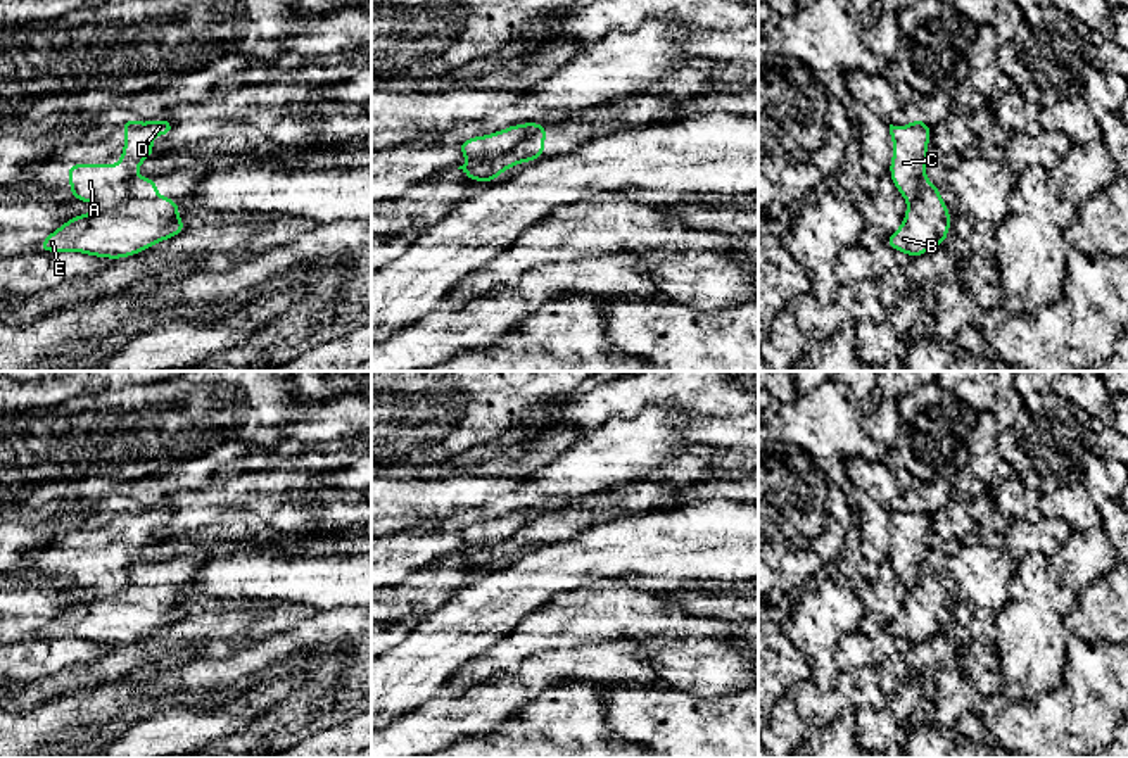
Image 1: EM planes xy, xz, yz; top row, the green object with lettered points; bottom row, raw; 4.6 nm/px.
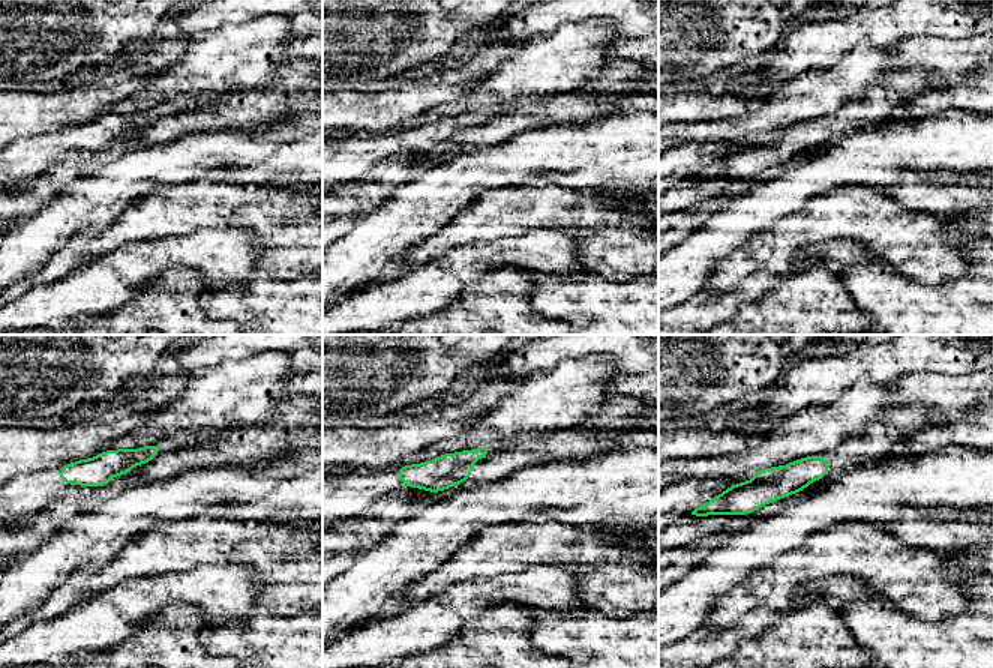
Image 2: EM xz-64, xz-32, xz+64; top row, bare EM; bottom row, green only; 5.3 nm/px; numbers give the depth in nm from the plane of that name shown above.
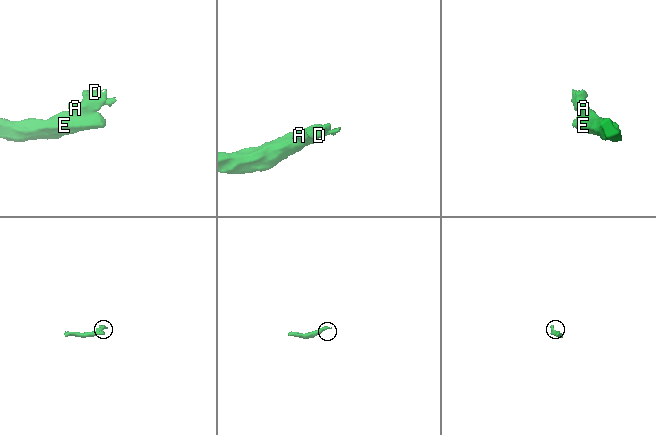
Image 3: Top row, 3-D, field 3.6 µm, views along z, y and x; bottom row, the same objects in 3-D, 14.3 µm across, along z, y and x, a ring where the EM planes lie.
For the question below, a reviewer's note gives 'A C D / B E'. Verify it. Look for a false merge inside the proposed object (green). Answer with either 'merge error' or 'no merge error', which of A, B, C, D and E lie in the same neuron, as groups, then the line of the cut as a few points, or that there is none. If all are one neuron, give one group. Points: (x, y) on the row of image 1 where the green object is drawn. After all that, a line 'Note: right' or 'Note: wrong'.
merge error | A C D / B E | xz (539, 126), (494, 157), (468, 161)
Note: right

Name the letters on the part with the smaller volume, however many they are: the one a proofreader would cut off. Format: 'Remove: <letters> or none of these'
Remove: A, C, D

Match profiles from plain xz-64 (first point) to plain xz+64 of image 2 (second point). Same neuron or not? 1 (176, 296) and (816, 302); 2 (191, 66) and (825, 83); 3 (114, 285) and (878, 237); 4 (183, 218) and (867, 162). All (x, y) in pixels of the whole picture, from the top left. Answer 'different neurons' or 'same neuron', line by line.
1: same neuron
2: same neuron
3: different neurons
4: different neurons

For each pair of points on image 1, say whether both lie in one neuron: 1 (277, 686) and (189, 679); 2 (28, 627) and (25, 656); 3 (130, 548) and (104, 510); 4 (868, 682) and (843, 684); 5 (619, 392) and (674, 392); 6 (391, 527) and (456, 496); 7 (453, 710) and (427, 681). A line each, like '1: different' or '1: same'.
1: different
2: different
3: different
4: same
5: same
6: different
7: different

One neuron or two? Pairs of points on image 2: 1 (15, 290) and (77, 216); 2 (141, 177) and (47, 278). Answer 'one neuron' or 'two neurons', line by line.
1: two neurons
2: two neurons

